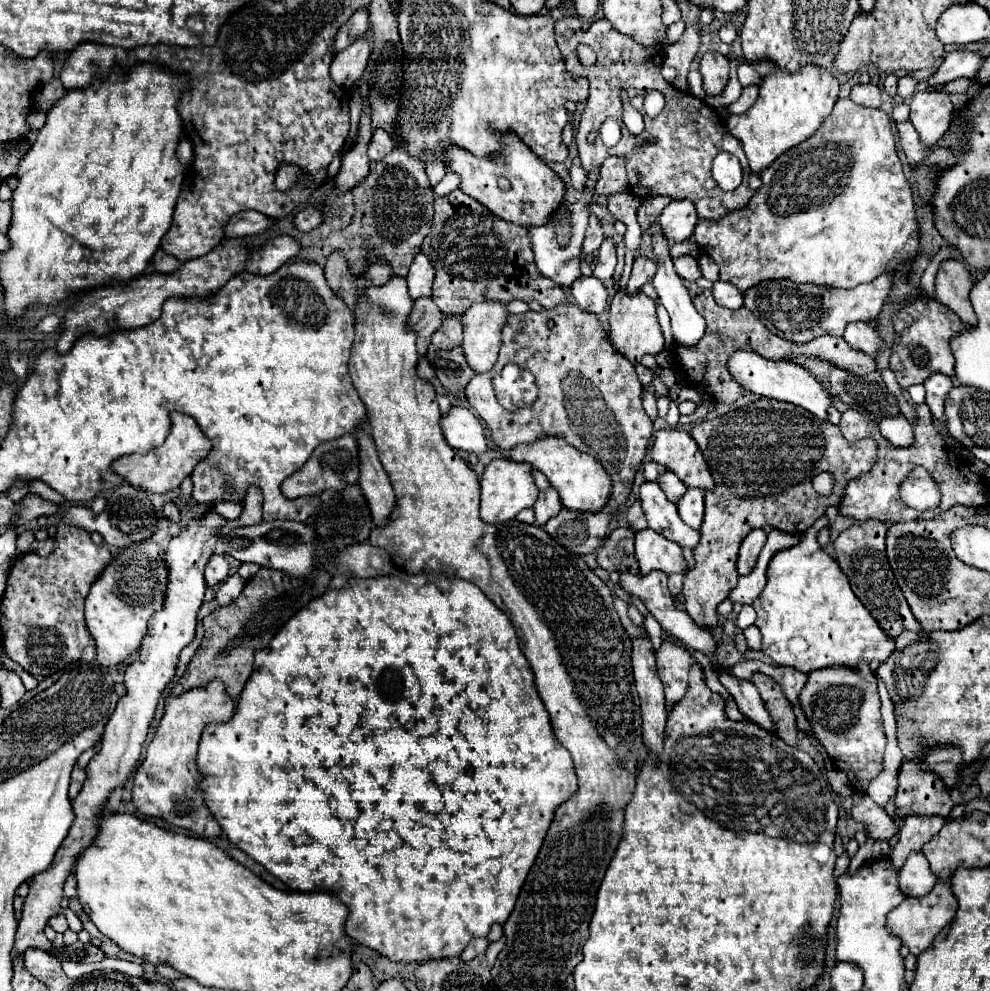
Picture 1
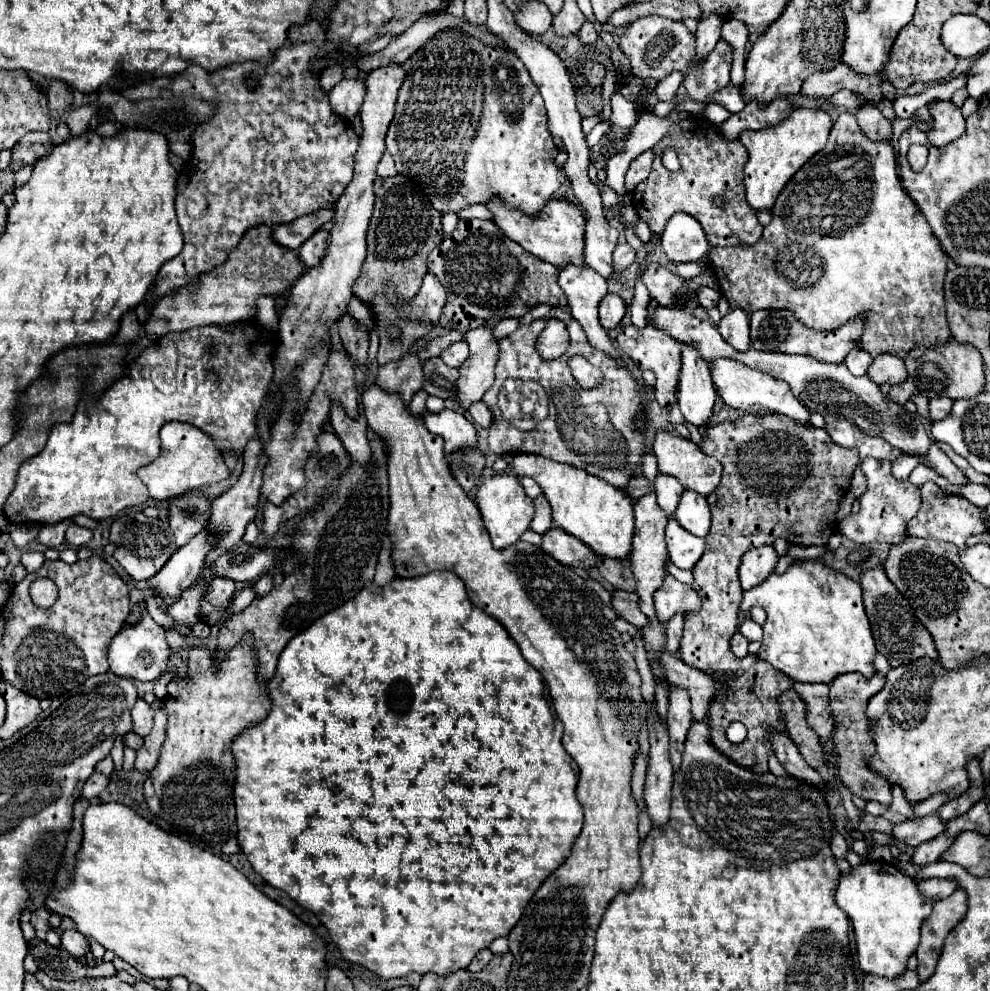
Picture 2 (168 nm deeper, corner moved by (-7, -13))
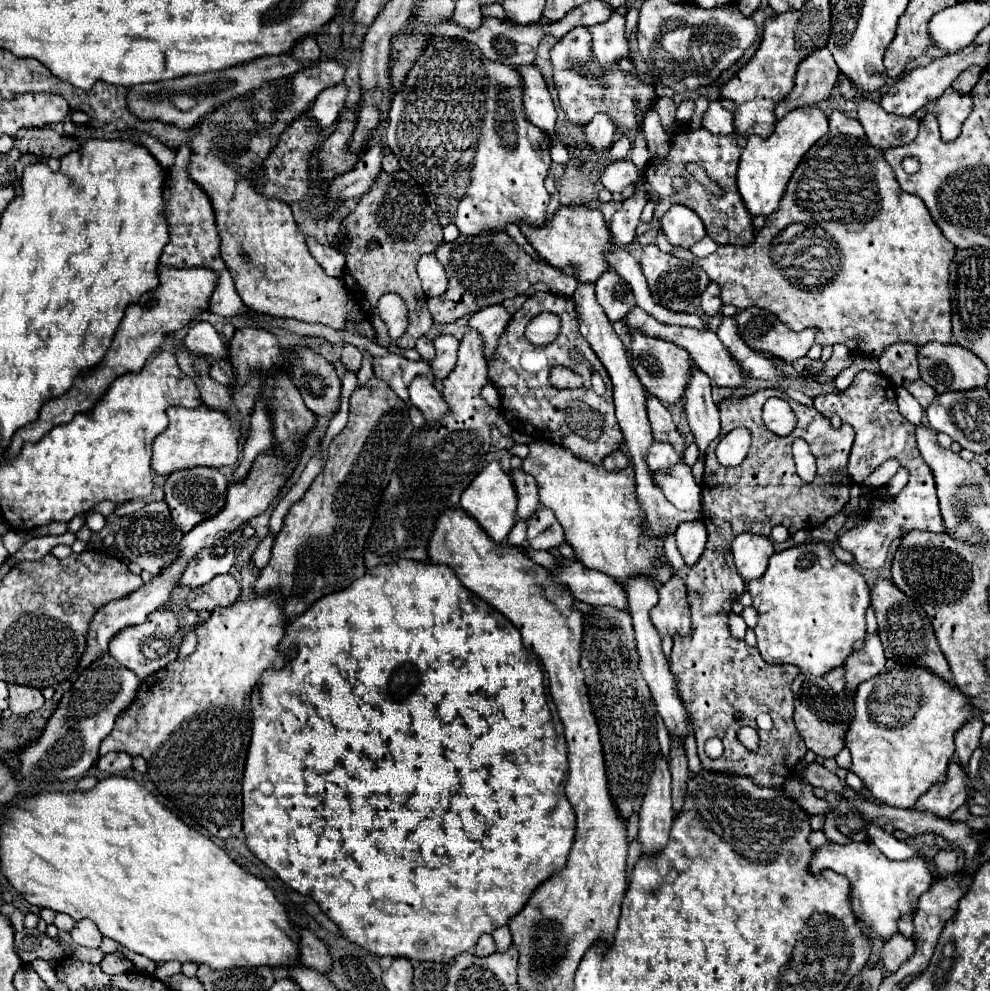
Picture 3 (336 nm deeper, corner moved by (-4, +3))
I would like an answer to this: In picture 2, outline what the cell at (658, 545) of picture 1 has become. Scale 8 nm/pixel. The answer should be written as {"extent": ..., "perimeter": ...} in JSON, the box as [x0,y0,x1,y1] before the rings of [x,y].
{"extent":[655,574,701,624],"perimeter":[[[667,574],[663,586],[655,592],[655,608],[657,608],[657,620],[665,624],[675,614],[699,612],[701,600],[691,586],[681,584],[671,574]]]}

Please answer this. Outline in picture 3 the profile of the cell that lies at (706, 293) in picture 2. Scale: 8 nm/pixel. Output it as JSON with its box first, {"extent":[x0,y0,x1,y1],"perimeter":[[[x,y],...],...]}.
{"extent":[702,282,722,314],"perimeter":[[[710,282],[702,294],[702,310],[706,314],[716,314],[722,306],[722,300],[720,300],[720,286],[716,286],[714,282]]]}

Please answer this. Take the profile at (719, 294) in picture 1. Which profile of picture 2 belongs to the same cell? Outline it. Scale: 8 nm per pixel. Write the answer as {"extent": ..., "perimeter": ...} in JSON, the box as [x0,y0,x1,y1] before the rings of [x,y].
{"extent":[717,310,749,352],"perimeter":[[[729,310],[729,314],[717,324],[717,330],[737,352],[749,350],[749,316],[743,310]]]}

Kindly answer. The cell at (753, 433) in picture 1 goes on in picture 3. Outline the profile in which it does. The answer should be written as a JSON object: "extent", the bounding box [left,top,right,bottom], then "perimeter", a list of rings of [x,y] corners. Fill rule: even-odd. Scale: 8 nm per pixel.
{"extent":[670,388,854,786],"perimeter":[[[768,388],[768,390],[758,390],[746,398],[726,398],[718,404],[720,410],[720,422],[722,422],[722,432],[720,438],[726,436],[730,430],[734,428],[748,428],[750,436],[752,436],[752,446],[746,454],[746,460],[740,466],[734,468],[726,468],[716,460],[716,444],[720,442],[720,438],[716,438],[708,450],[706,450],[706,470],[704,470],[704,482],[702,482],[702,522],[706,524],[708,530],[708,544],[700,556],[700,560],[690,566],[690,572],[686,576],[686,586],[688,586],[688,604],[692,608],[692,632],[688,638],[682,636],[674,636],[674,648],[672,648],[672,656],[670,656],[670,670],[676,676],[678,682],[678,690],[680,696],[688,708],[688,712],[692,714],[694,720],[694,732],[696,732],[696,742],[698,742],[698,756],[704,768],[716,770],[716,772],[736,772],[736,774],[746,774],[750,776],[756,784],[764,784],[764,786],[782,786],[786,776],[792,774],[792,768],[796,764],[796,760],[804,758],[804,754],[808,752],[808,748],[802,744],[802,738],[792,722],[792,712],[794,712],[794,698],[792,698],[792,690],[790,684],[798,674],[798,668],[792,664],[768,664],[764,662],[764,658],[760,656],[758,648],[754,650],[746,650],[746,642],[734,640],[730,636],[728,630],[728,614],[732,612],[732,602],[740,598],[740,594],[744,592],[744,580],[738,573],[732,558],[730,558],[730,544],[732,540],[740,534],[740,532],[754,532],[754,534],[764,534],[768,536],[772,532],[774,526],[782,524],[788,528],[790,534],[798,532],[798,530],[812,530],[820,524],[824,524],[830,516],[838,514],[848,498],[848,490],[850,490],[850,476],[846,472],[846,462],[848,462],[848,454],[854,442],[854,430],[848,424],[842,424],[842,428],[834,430],[830,426],[830,420],[820,416],[814,408],[806,408],[802,404],[798,404],[796,400],[788,398],[786,394],[780,394],[780,390]],[[770,396],[782,396],[790,408],[796,414],[796,428],[792,434],[788,434],[786,438],[770,432],[766,428],[766,424],[762,422],[762,406]],[[796,436],[806,438],[806,442],[810,444],[810,450],[816,458],[818,470],[816,470],[816,478],[814,482],[806,484],[798,474],[796,474],[796,466],[794,466],[794,458],[792,458],[792,442]],[[734,714],[742,714],[740,720],[734,718]],[[758,714],[770,714],[774,726],[770,730],[760,730],[756,726],[756,718]],[[742,726],[752,726],[758,730],[760,736],[760,748],[758,752],[748,752],[736,738],[738,728]],[[708,738],[720,738],[724,742],[724,754],[716,760],[708,758],[708,754],[704,752],[704,744]]]}

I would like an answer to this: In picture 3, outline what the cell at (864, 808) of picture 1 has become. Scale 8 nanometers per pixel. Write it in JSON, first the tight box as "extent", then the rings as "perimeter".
{"extent":[914,762,966,818],"perimeter":[[[950,762],[946,782],[936,784],[936,788],[930,788],[928,794],[920,796],[914,810],[936,812],[936,816],[948,818],[964,802],[966,802],[966,772],[956,762]]]}

